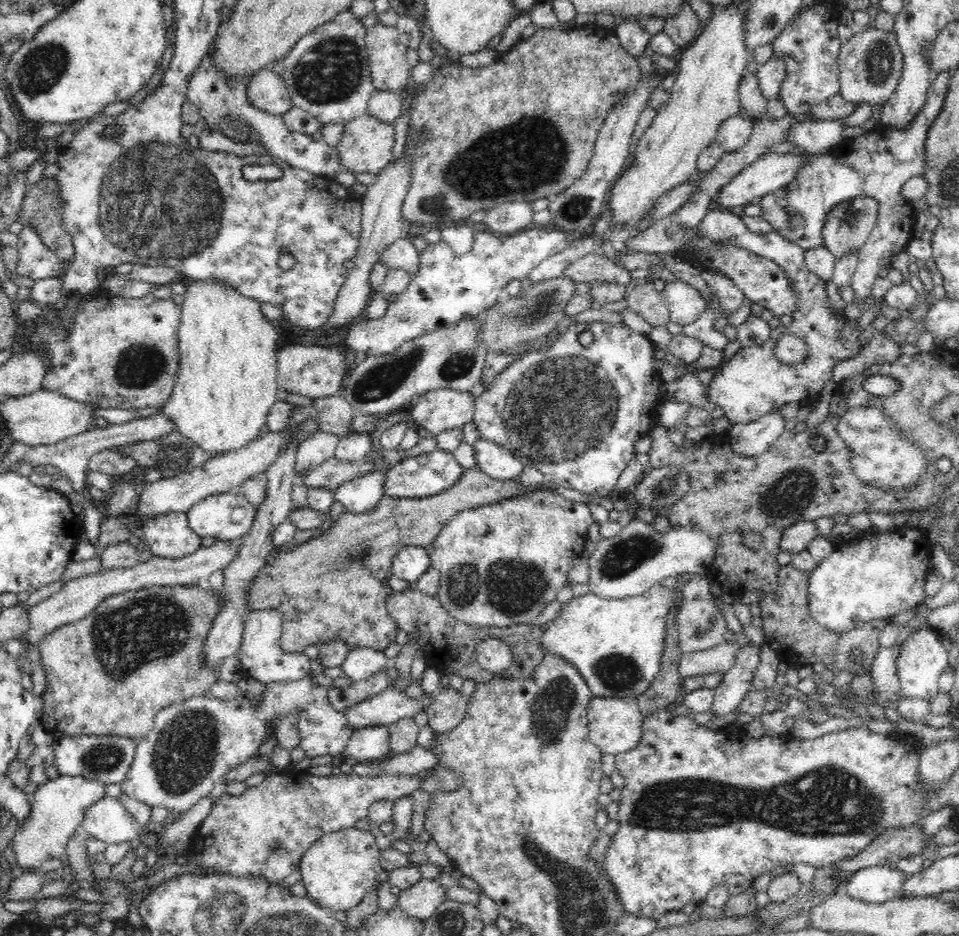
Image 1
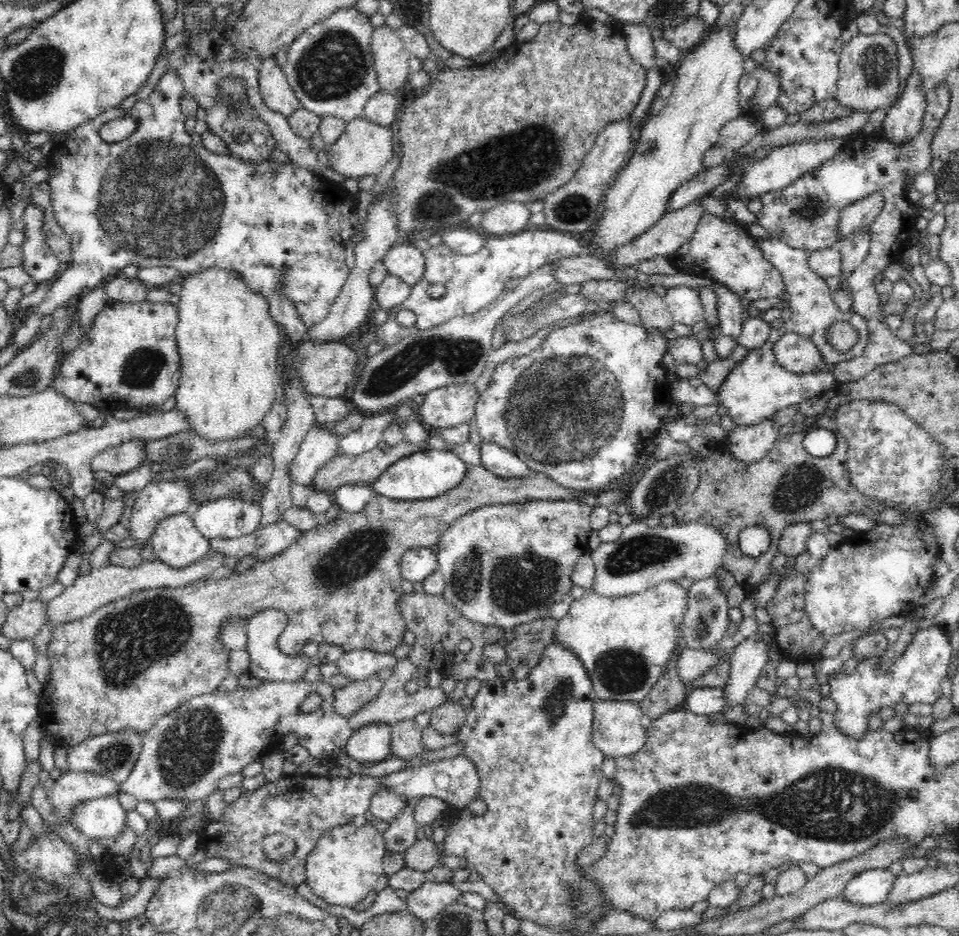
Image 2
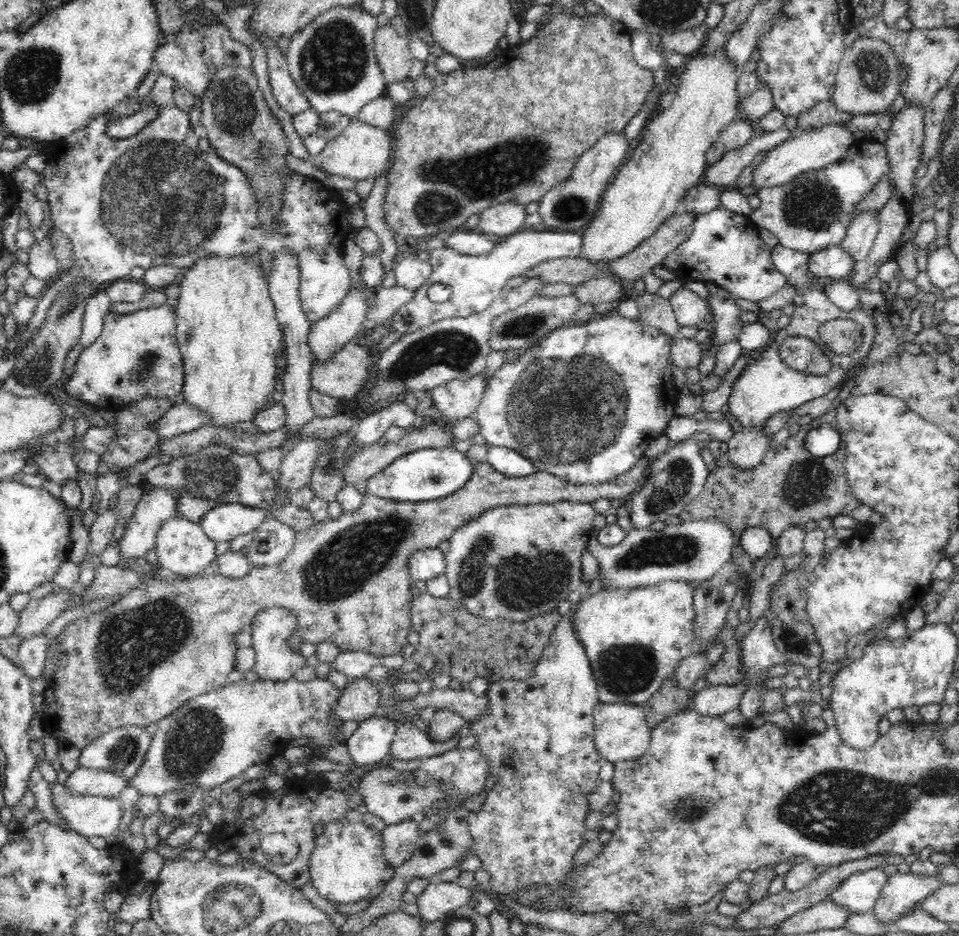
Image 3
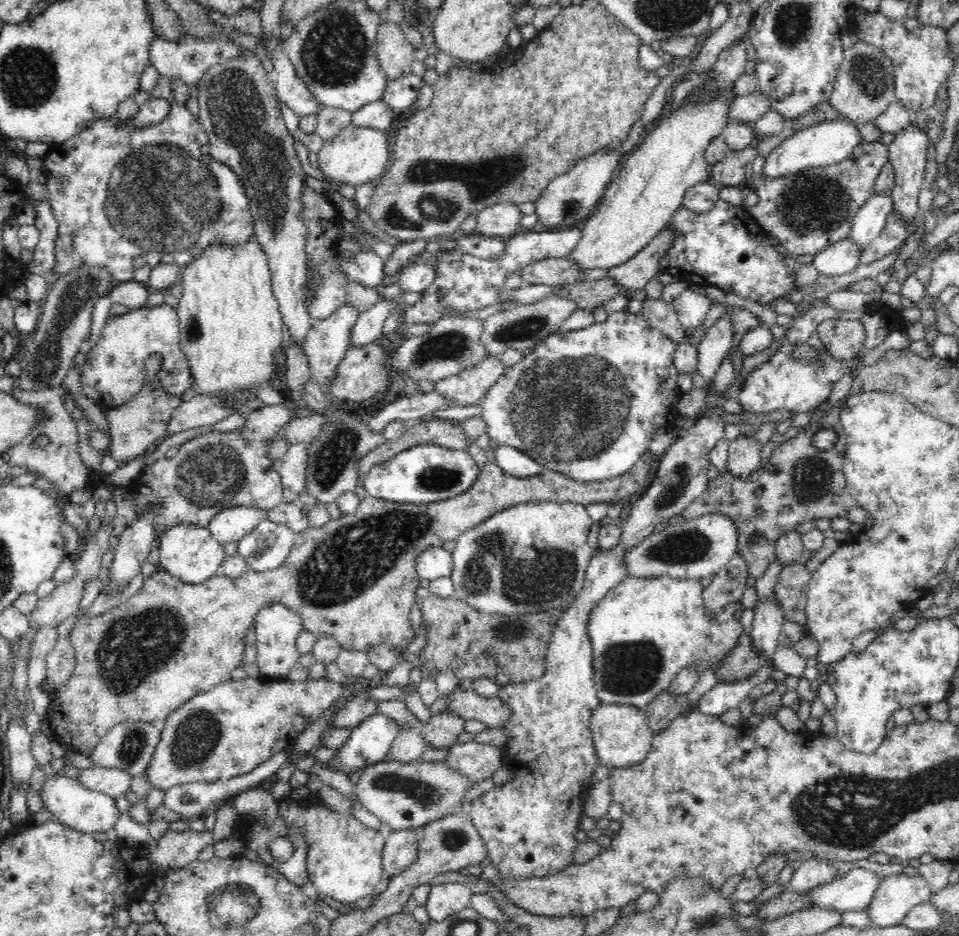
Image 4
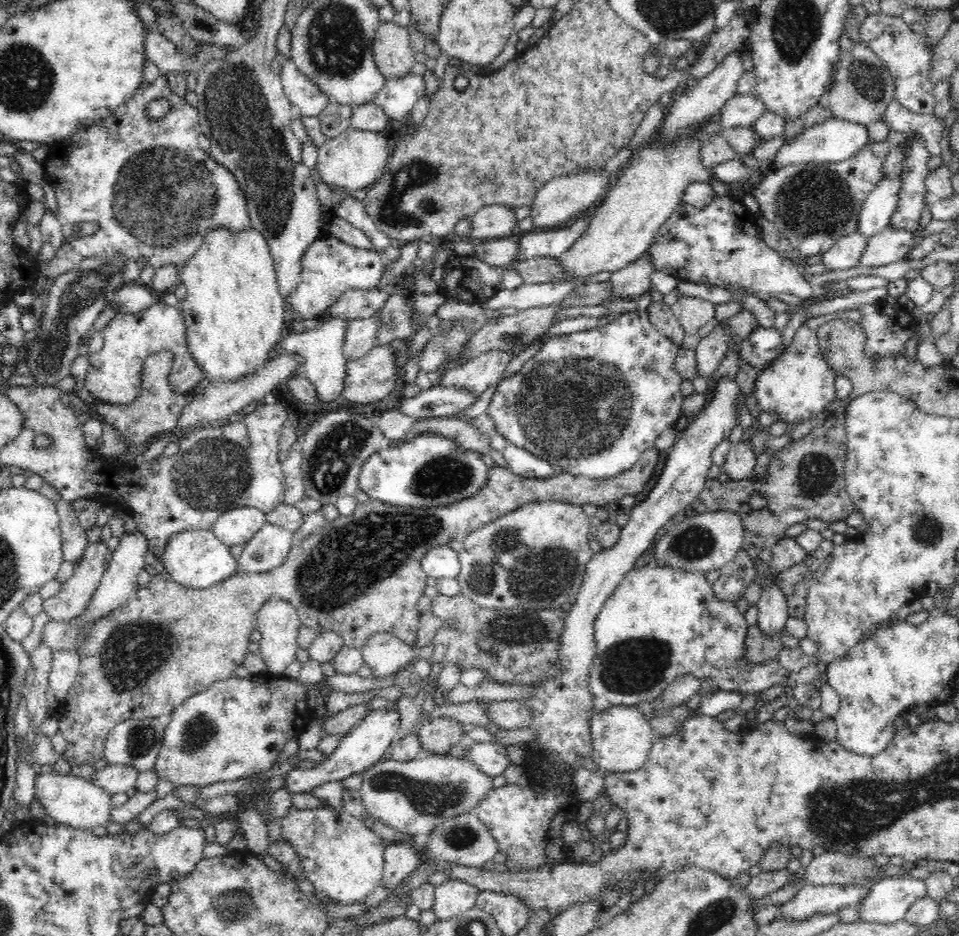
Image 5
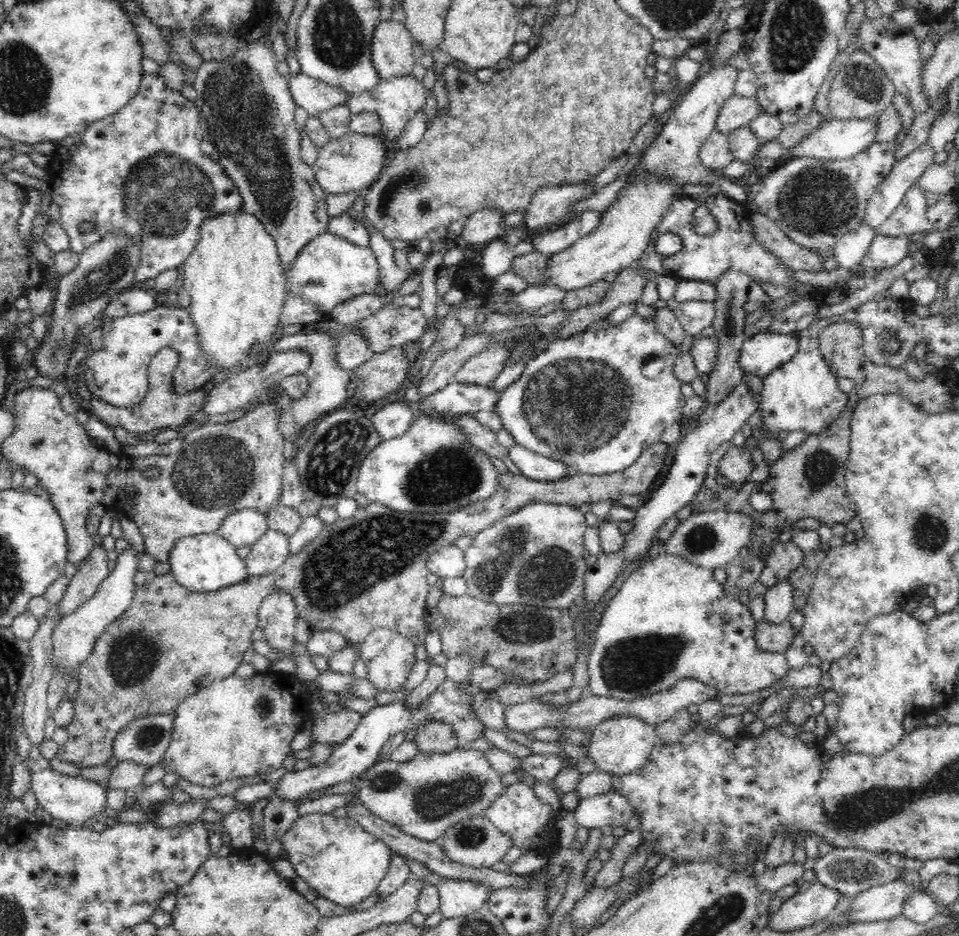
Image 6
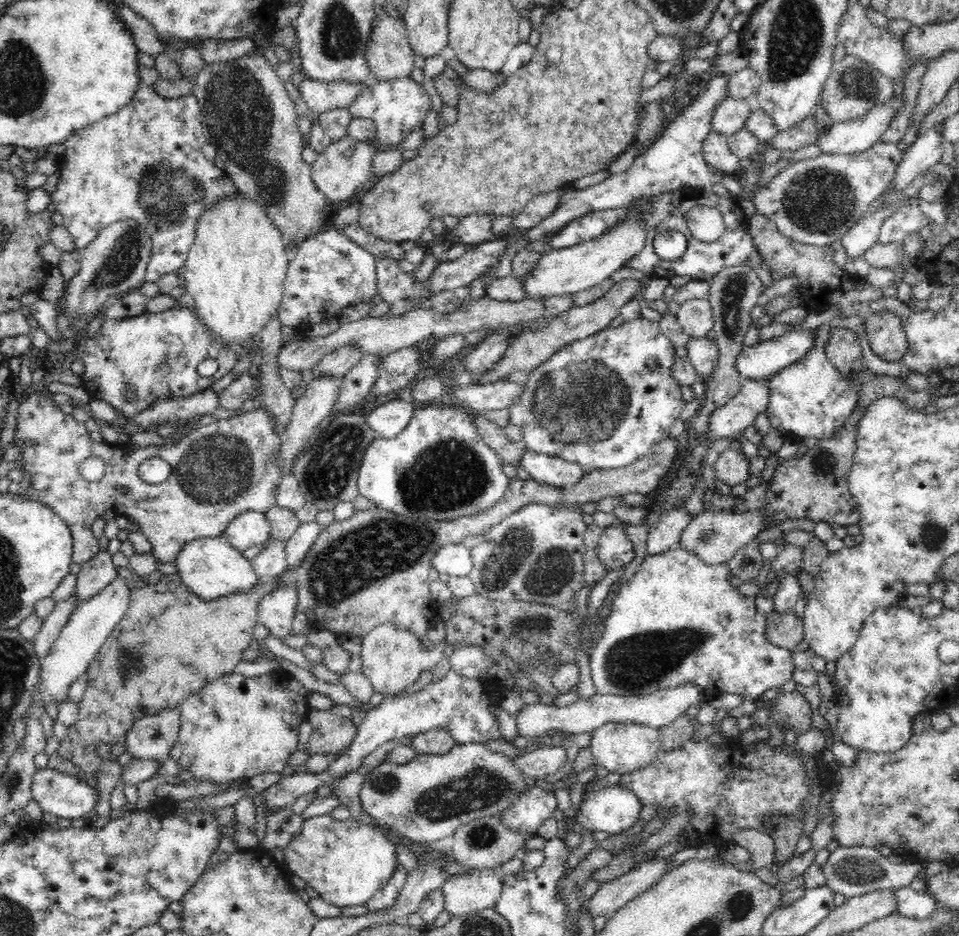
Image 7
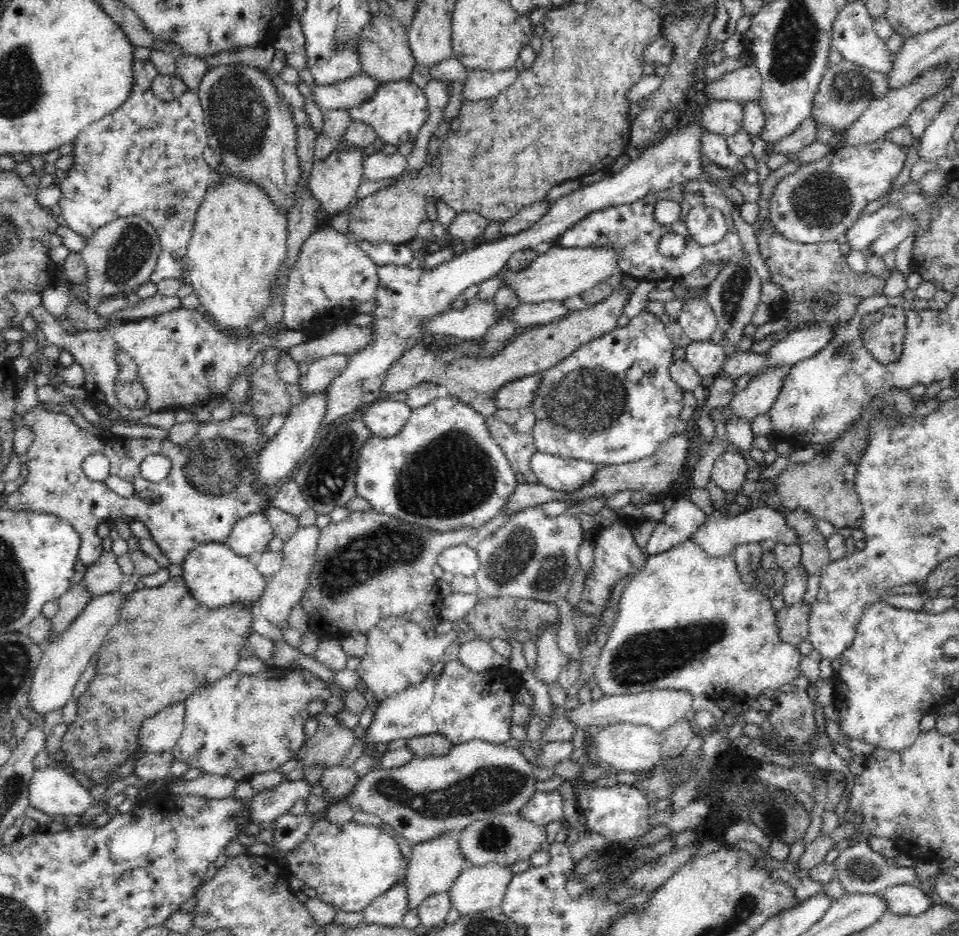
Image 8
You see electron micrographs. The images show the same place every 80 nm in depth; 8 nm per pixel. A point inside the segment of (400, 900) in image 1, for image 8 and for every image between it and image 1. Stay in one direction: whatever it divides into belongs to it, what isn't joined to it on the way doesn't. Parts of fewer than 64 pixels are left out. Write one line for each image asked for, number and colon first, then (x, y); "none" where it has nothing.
2: (426, 902)
3: (439, 897)
4: (445, 899)
5: (451, 898)
6: (456, 897)
7: (480, 888)
8: (478, 888)

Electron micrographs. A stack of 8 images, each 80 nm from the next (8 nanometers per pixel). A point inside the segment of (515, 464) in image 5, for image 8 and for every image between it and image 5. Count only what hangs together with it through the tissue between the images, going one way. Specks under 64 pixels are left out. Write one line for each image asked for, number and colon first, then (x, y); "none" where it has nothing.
6: (535, 466)
7: (548, 469)
8: (562, 474)

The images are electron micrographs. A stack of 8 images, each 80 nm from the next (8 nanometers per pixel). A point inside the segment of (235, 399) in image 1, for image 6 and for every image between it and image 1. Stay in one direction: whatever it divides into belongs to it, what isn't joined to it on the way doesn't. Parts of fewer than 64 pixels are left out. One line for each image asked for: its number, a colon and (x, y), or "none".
2: (228, 342)
3: (229, 336)
4: (230, 323)
5: (233, 314)
6: (237, 286)

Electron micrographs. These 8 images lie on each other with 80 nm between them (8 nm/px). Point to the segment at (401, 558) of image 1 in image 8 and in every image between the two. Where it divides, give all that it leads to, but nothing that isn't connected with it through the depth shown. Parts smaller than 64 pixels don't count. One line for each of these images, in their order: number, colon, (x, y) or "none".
2: (416, 564)
3: (429, 563)
4: (435, 562)
5: (442, 561)
6: (448, 561)
7: (453, 559)
8: (462, 560)

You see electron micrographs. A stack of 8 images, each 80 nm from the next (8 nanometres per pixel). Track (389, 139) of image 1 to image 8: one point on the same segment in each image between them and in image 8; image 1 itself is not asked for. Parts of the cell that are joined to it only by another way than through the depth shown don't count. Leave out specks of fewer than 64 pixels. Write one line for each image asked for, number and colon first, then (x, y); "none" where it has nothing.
2: (364, 148)
3: (362, 151)
4: (359, 155)
5: (355, 160)
6: (353, 162)
7: (345, 166)
8: (334, 182)

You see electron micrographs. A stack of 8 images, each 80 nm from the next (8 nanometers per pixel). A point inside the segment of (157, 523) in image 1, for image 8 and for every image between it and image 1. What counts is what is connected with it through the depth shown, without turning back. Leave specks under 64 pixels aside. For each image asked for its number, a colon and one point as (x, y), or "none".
2: (176, 541)
3: (182, 547)
4: (190, 553)
5: (196, 559)
6: (204, 563)
7: (210, 567)
8: (216, 576)

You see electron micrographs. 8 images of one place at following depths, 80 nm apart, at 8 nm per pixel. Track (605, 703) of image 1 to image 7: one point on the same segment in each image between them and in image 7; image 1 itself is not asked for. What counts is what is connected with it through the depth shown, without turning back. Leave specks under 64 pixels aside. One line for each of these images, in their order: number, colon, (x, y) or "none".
2: (619, 729)
3: (622, 732)
4: (621, 735)
5: (622, 737)
6: (623, 744)
7: (620, 747)

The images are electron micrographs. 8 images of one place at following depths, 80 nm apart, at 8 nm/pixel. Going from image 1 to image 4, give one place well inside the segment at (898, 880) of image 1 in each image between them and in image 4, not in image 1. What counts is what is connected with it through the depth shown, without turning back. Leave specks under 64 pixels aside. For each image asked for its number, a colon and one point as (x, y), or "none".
2: (871, 887)
3: (858, 893)
4: (855, 890)

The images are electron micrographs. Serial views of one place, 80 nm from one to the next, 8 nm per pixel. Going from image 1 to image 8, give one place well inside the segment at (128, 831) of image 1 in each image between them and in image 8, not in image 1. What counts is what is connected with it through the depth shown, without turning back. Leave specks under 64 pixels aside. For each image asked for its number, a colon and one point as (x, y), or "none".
2: (104, 817)
3: (88, 815)
4: (85, 810)
5: (74, 801)
6: (74, 800)
7: (71, 798)
8: (53, 790)

